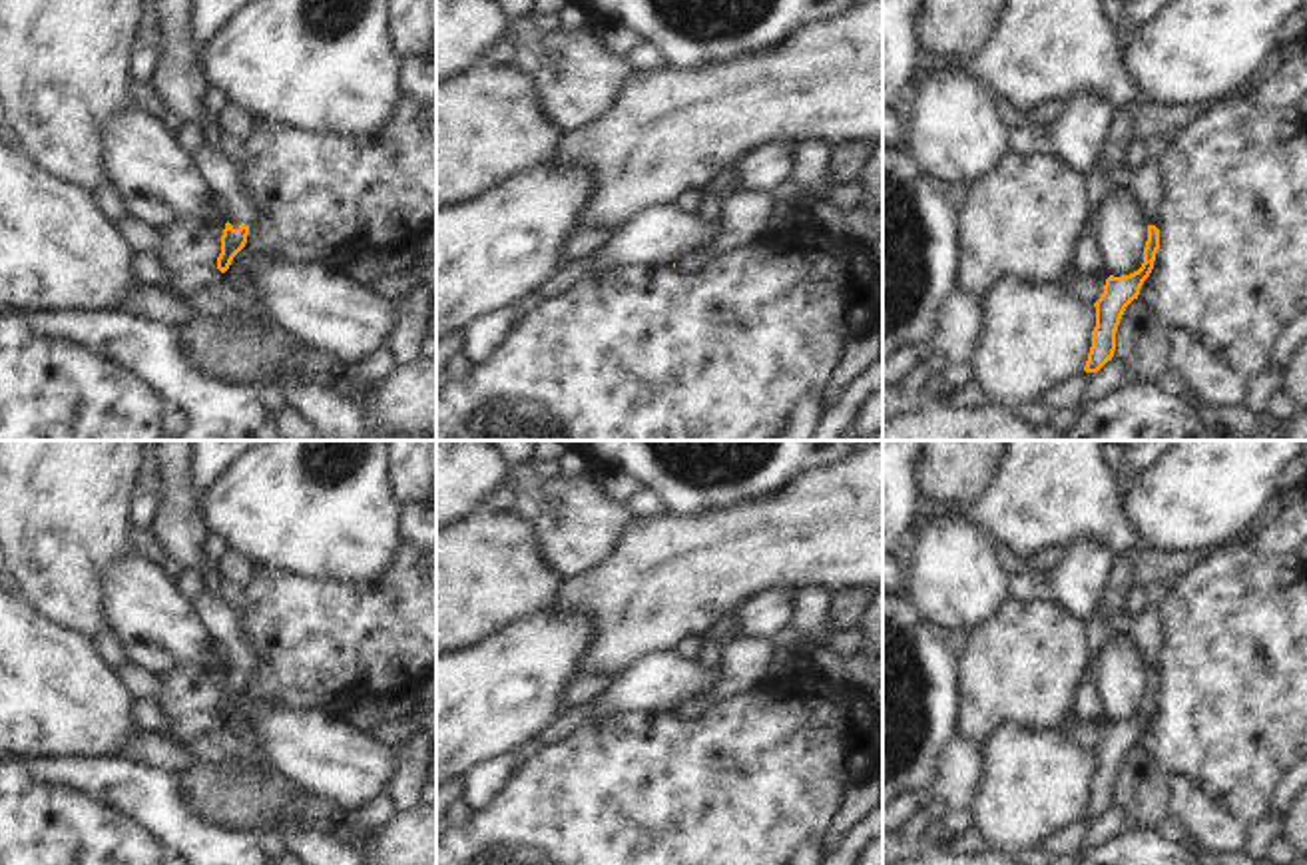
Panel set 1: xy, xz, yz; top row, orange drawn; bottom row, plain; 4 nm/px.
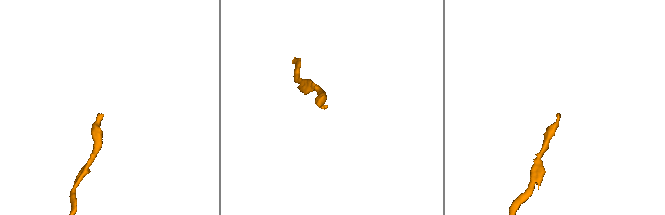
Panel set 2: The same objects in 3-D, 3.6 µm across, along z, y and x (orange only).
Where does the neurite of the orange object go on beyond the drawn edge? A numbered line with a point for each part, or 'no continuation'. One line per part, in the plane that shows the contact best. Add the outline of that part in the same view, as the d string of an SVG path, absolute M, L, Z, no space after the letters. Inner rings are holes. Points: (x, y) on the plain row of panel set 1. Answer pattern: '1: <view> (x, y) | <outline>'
1: xy (222, 622) | M207 590L193 600L193 608L207 628L207 634L223 650L225 664L233 676L239 676L241 670L255 672L257 656L235 610L231 610L223 600L211 596Z

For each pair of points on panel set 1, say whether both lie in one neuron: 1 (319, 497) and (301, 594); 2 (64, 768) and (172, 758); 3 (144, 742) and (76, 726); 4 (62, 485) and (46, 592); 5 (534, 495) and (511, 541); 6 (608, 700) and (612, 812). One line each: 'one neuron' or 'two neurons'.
1: two neurons
2: two neurons
3: two neurons
4: one neuron
5: two neurons
6: two neurons

